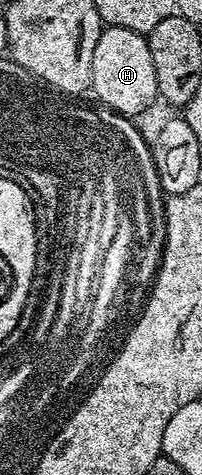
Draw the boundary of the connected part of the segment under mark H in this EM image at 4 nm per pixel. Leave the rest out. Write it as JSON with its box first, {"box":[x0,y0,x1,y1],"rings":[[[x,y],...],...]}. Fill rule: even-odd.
{"box":[88,27,157,116],"rings":[[[103,27],[92,54],[88,84],[94,87],[100,103],[126,116],[138,116],[153,100],[157,101],[156,66],[152,66],[152,50],[148,50],[146,36],[127,28]]]}

